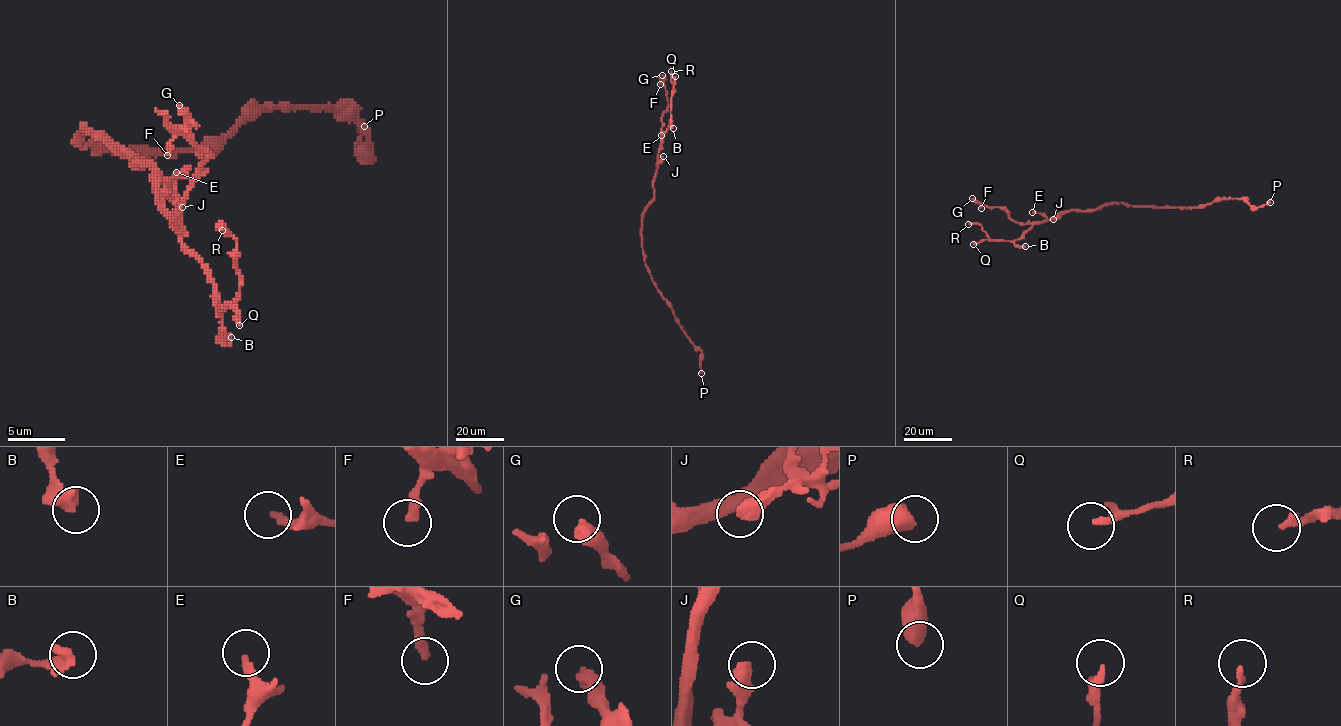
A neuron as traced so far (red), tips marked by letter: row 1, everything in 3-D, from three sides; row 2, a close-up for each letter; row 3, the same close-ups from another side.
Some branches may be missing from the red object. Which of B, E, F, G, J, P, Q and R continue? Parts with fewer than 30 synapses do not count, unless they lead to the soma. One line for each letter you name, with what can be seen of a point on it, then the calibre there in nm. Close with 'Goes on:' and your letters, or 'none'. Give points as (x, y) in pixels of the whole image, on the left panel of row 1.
Goes on: none

